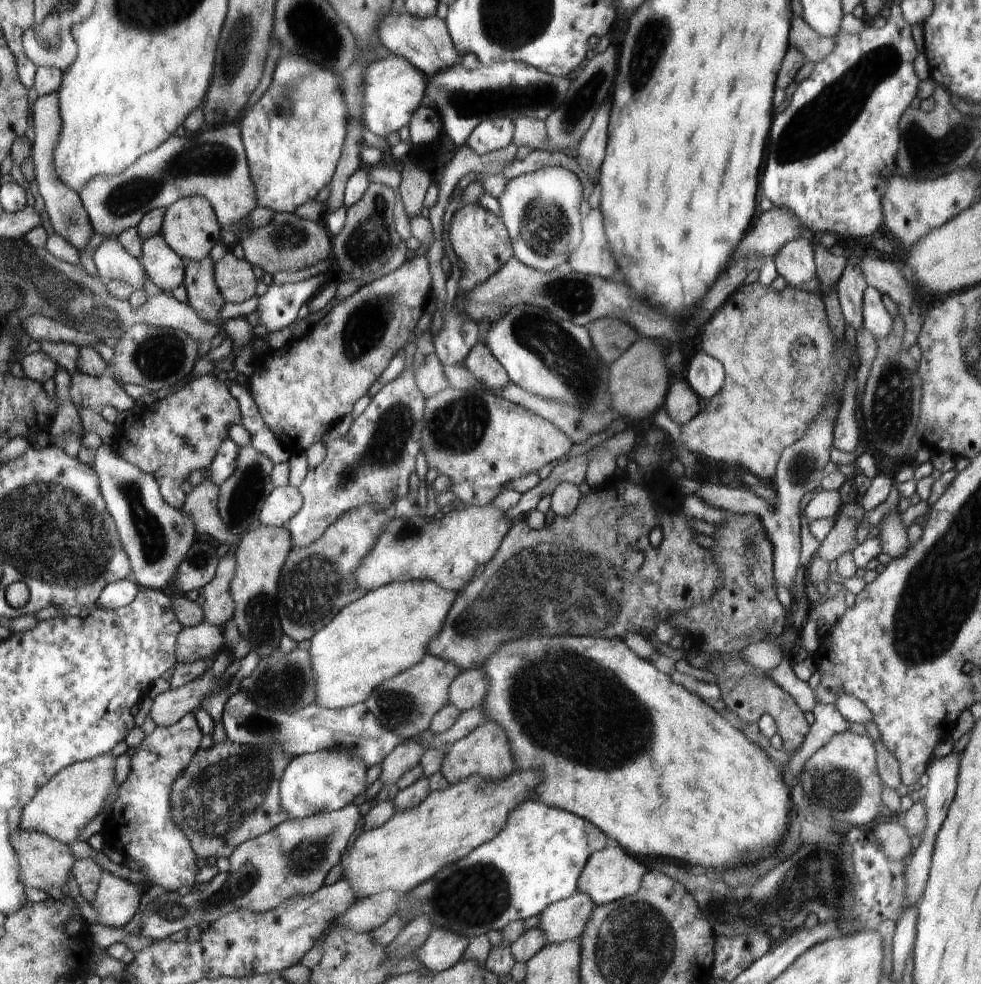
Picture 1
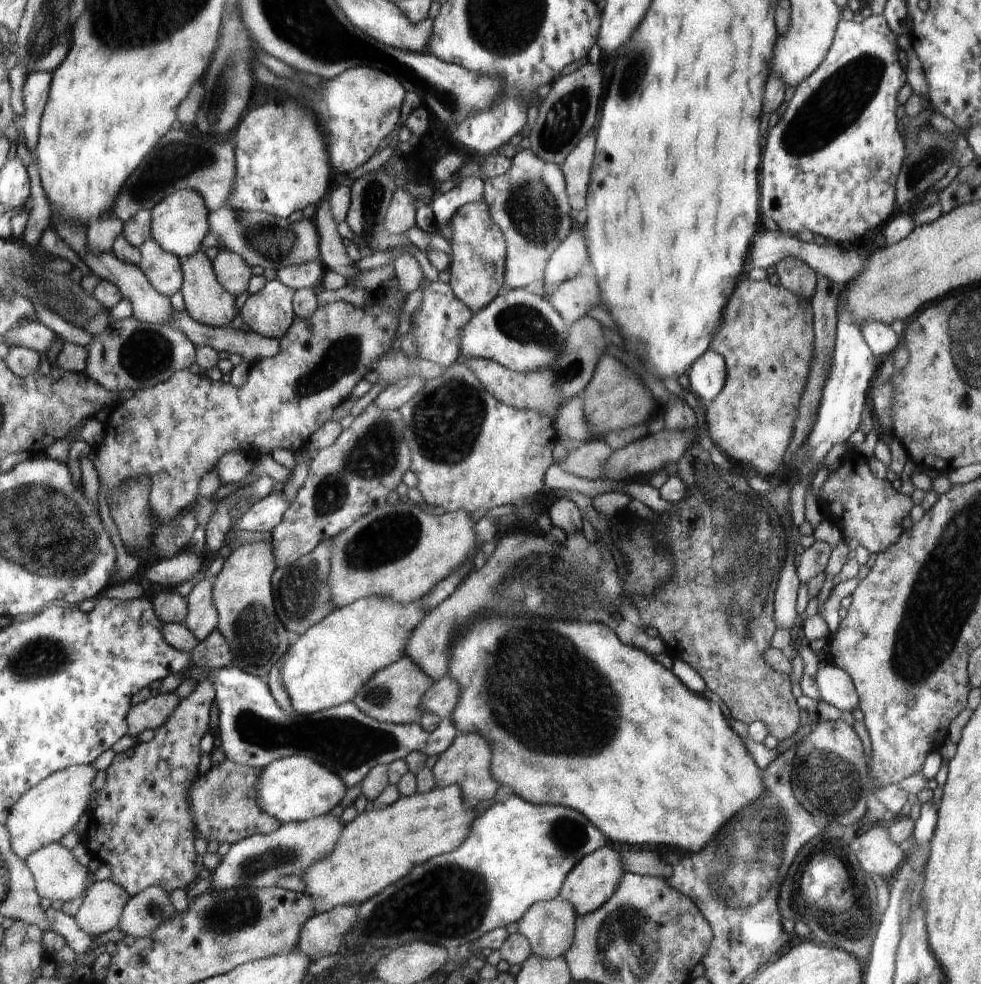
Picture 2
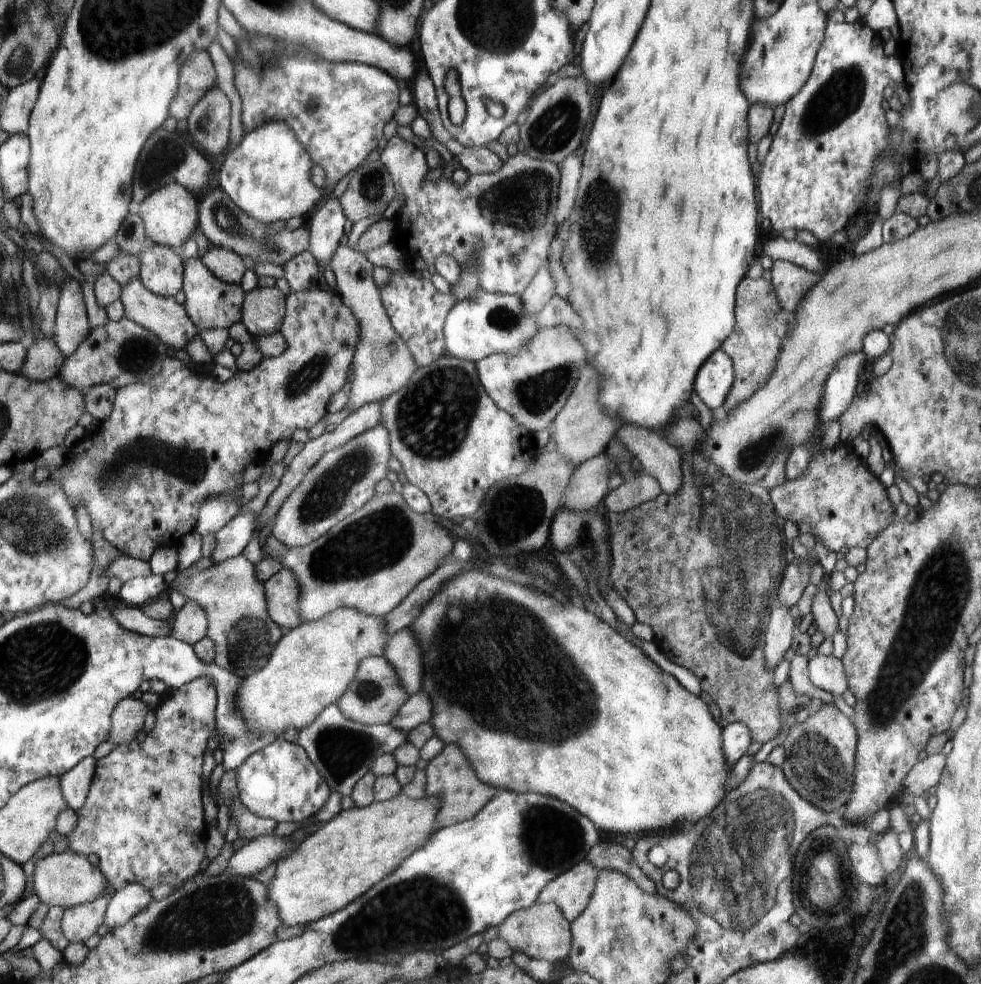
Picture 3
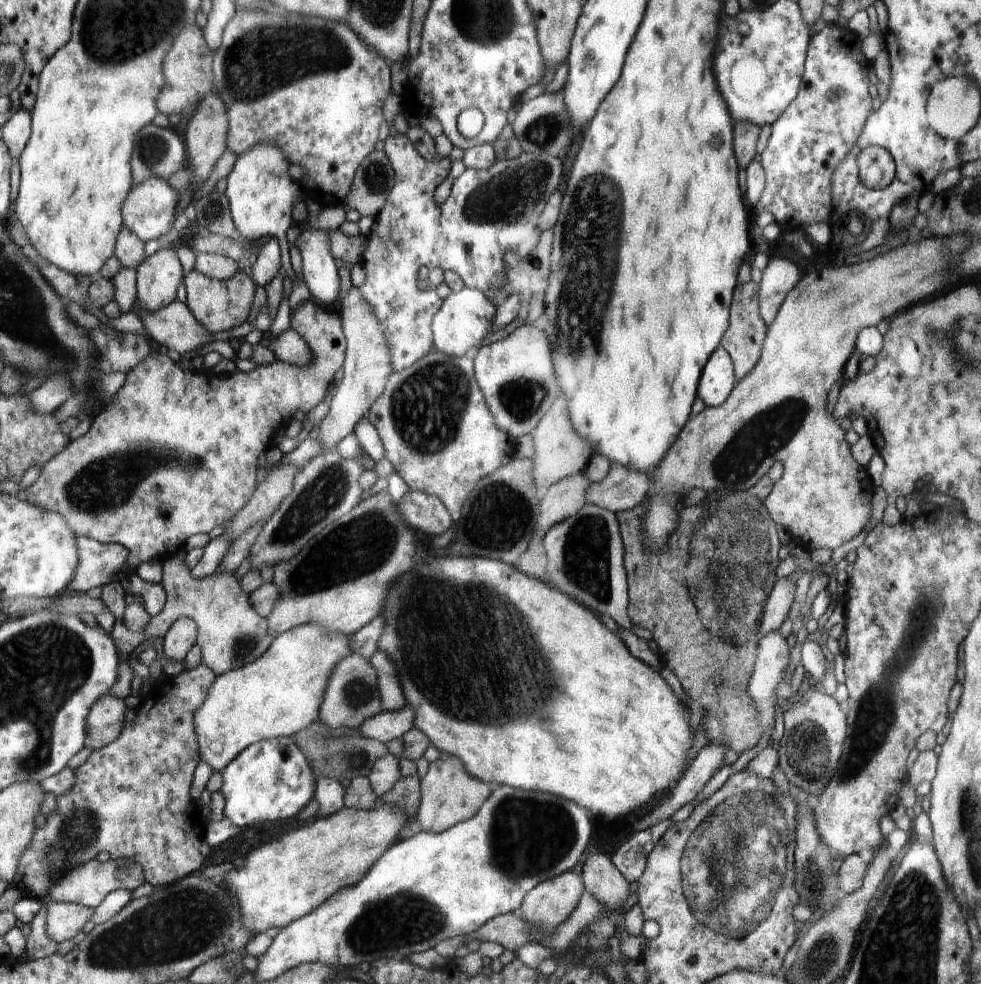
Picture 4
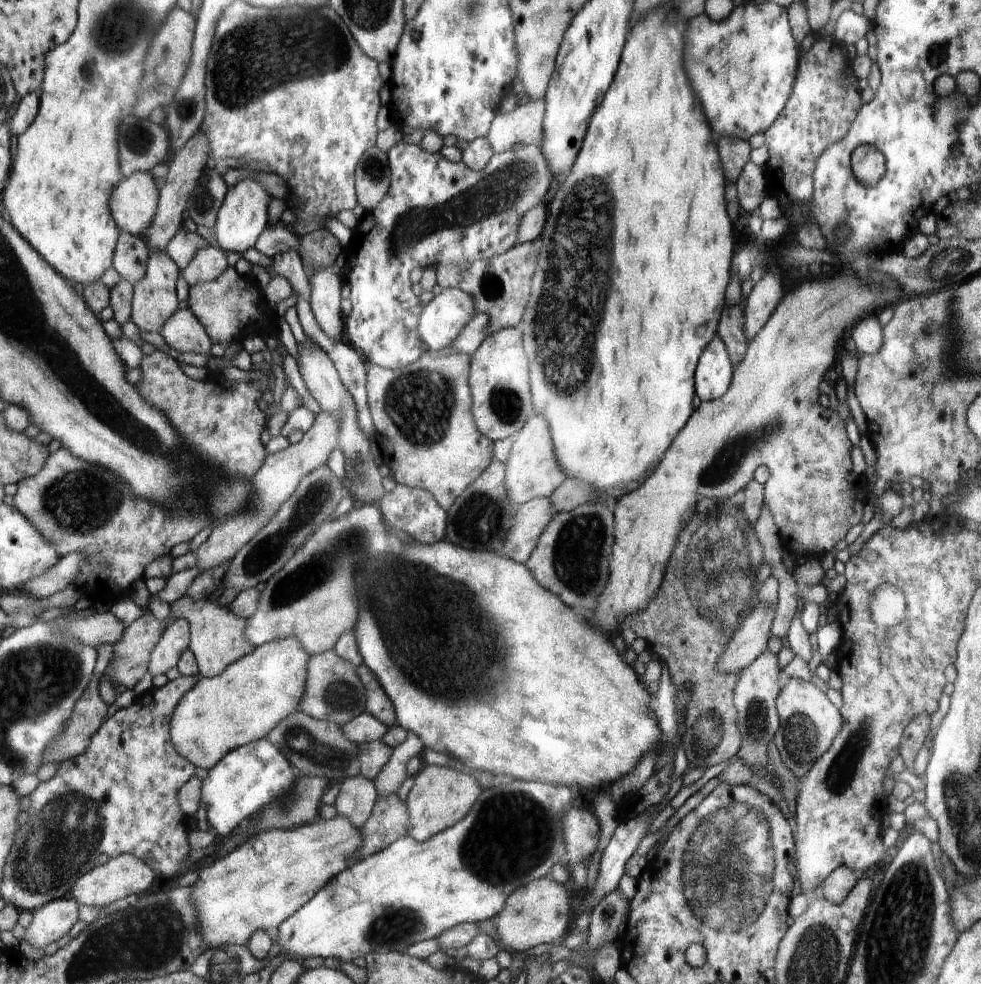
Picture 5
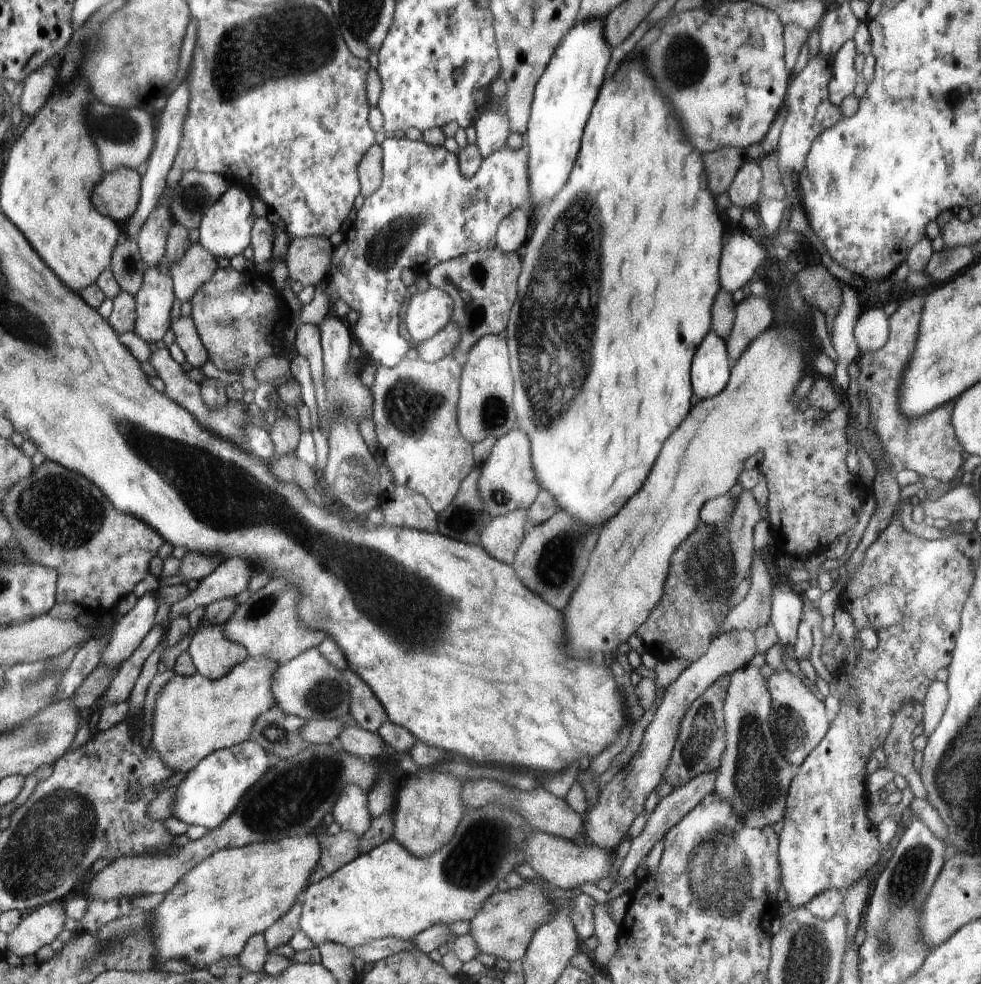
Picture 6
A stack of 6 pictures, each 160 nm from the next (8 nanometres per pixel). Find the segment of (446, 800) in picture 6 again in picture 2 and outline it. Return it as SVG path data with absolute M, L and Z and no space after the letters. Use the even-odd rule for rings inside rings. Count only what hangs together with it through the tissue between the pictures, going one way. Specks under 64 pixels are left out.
M462 733L453 740L453 743L439 756L433 768L436 788L444 788L453 784L461 786L463 799L473 809L480 809L491 803L496 796L499 782L491 774L491 746L481 734Z

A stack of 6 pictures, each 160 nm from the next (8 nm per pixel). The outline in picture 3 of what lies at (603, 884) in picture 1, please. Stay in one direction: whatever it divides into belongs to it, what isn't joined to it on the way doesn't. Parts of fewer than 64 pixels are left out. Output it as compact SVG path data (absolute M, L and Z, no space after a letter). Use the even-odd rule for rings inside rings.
M580 861L572 869L550 881L537 903L554 903L569 923L576 921L593 898L599 872L592 863Z

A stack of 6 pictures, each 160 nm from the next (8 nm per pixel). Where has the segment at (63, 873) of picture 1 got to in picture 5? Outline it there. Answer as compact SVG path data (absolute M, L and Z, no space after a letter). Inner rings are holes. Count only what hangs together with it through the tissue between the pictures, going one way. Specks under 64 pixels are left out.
M122 854L121 857L110 859L107 864L96 865L82 877L74 886L71 897L76 898L77 902L84 906L98 906L102 908L116 902L118 899L135 894L144 894L148 890L154 879L157 878L156 872L148 863L142 862L134 854Z

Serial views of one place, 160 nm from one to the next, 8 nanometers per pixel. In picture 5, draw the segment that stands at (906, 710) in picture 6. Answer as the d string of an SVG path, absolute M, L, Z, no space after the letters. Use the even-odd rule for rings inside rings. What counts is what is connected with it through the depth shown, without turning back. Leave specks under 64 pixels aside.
M922 712L916 714L908 726L904 728L904 734L898 744L898 754L902 757L905 768L911 774L914 774L914 760L917 753L923 748L924 740L928 736L931 716Z

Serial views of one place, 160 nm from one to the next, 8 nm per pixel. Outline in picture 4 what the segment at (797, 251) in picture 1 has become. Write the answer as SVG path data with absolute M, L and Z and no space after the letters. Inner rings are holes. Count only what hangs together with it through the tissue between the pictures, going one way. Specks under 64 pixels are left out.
M769 260L759 282L759 311L763 321L772 324L786 295L802 278L800 270L788 260Z

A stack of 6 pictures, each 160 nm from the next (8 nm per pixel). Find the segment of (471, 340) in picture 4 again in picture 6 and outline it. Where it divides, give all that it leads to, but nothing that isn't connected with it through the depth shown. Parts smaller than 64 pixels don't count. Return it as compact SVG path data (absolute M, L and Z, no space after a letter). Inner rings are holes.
M431 286L426 292L418 292L406 307L405 321L412 340L417 345L436 337L453 314L453 298L446 291Z

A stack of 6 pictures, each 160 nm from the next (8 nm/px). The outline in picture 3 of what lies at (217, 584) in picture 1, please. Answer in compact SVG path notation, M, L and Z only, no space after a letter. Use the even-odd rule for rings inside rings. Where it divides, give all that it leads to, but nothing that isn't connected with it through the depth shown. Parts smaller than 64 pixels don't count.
M188 599L177 611L173 621L171 636L194 646L207 636L208 621L204 609L195 601Z

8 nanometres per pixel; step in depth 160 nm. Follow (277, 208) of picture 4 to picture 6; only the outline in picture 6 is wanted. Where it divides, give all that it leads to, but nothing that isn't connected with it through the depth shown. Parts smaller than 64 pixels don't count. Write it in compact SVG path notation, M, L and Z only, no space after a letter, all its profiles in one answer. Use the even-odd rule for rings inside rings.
M230 185L228 192L222 196L205 214L199 225L199 243L210 251L210 254L224 258L234 258L242 254L244 248L251 245L251 234L254 230L256 216L252 212L250 198L238 186Z

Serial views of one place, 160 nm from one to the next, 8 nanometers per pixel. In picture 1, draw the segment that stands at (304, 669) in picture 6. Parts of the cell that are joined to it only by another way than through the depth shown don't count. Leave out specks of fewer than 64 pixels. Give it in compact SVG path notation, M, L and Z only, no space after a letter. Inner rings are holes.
M430 654L412 669L382 682L364 704L390 732L402 739L414 739L428 732L434 716L449 704L451 683L461 672L464 670L450 659Z

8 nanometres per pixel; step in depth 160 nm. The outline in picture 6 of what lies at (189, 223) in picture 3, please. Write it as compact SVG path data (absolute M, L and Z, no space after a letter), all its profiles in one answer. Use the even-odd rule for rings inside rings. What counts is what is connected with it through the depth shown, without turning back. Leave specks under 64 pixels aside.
M121 167L114 173L106 173L103 178L106 182L98 186L94 202L98 202L98 210L102 210L102 214L125 224L136 211L136 200L141 198L140 176L136 169Z

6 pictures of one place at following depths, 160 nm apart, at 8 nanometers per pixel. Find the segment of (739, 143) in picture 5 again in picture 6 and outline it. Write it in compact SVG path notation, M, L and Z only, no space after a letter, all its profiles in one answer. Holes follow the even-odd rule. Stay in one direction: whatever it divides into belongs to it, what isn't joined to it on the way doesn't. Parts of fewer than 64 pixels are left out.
M720 147L712 152L704 152L702 160L708 172L708 188L714 196L718 196L729 189L747 158L745 151L739 148Z

